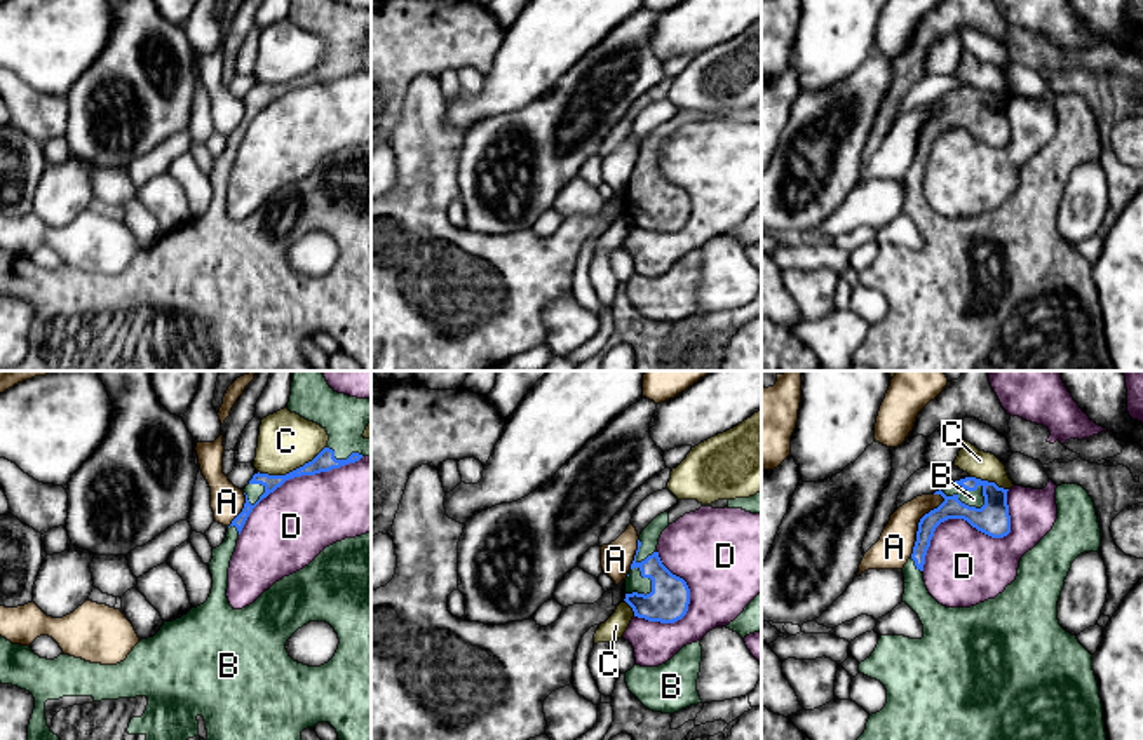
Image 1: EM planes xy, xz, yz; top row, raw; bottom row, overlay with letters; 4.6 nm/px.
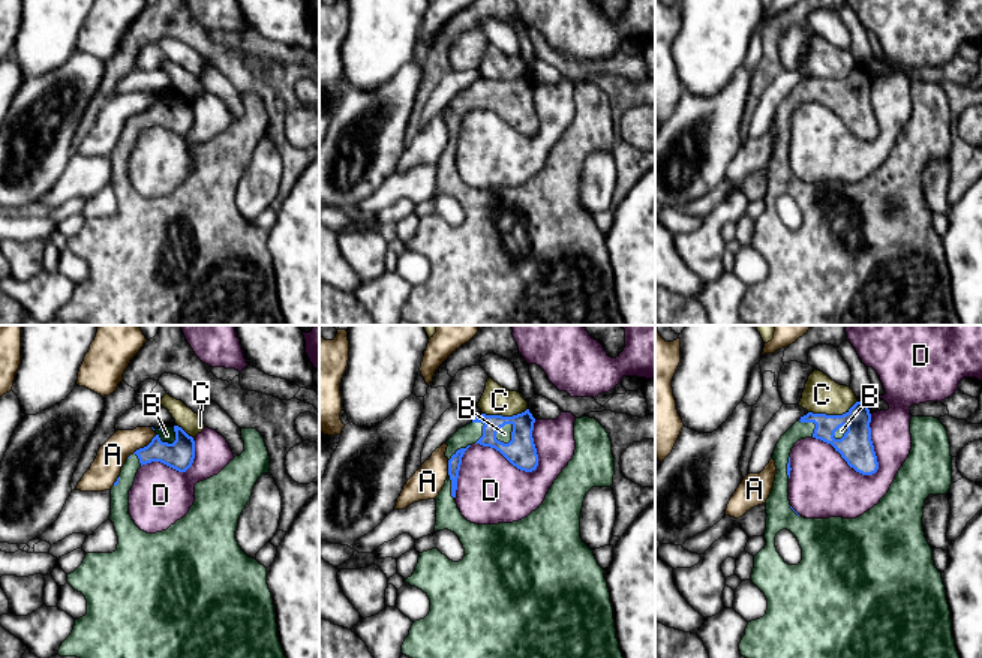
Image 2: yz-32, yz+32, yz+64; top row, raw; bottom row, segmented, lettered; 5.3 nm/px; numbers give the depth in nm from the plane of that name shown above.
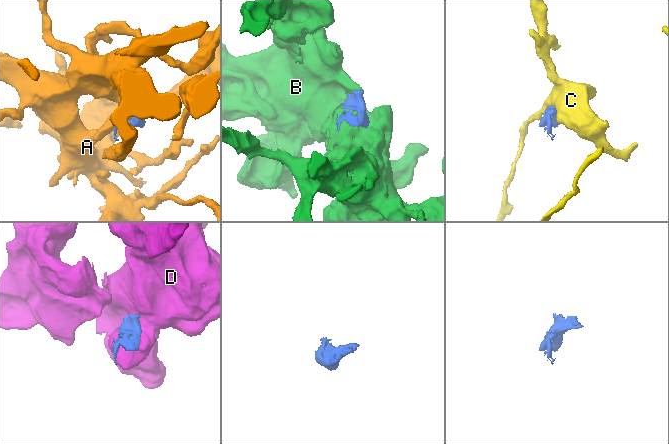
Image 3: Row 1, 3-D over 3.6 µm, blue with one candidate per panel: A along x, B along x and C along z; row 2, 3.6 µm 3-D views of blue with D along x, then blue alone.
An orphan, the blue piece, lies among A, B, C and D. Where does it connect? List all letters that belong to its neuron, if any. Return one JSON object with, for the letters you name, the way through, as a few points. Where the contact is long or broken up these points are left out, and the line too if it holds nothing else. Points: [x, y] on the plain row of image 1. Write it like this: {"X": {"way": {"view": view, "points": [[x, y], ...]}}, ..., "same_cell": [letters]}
{"same_cell": ["B"]}

